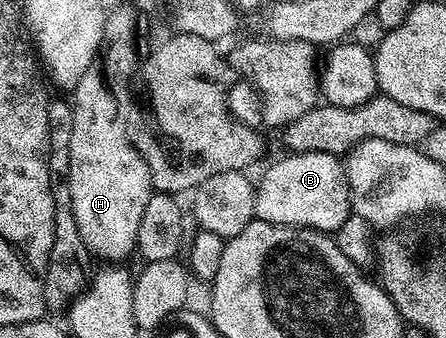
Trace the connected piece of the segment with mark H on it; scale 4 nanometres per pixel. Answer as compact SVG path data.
M103 123L103 135L91 129L93 125L77 127L75 139L67 139L69 149L69 202L67 208L73 216L77 237L82 246L90 249L97 257L102 257L105 263L121 263L125 256L134 252L136 231L141 213L150 194L154 192L153 177L149 167L144 162L139 149L130 141L130 137L122 132L121 125Z

